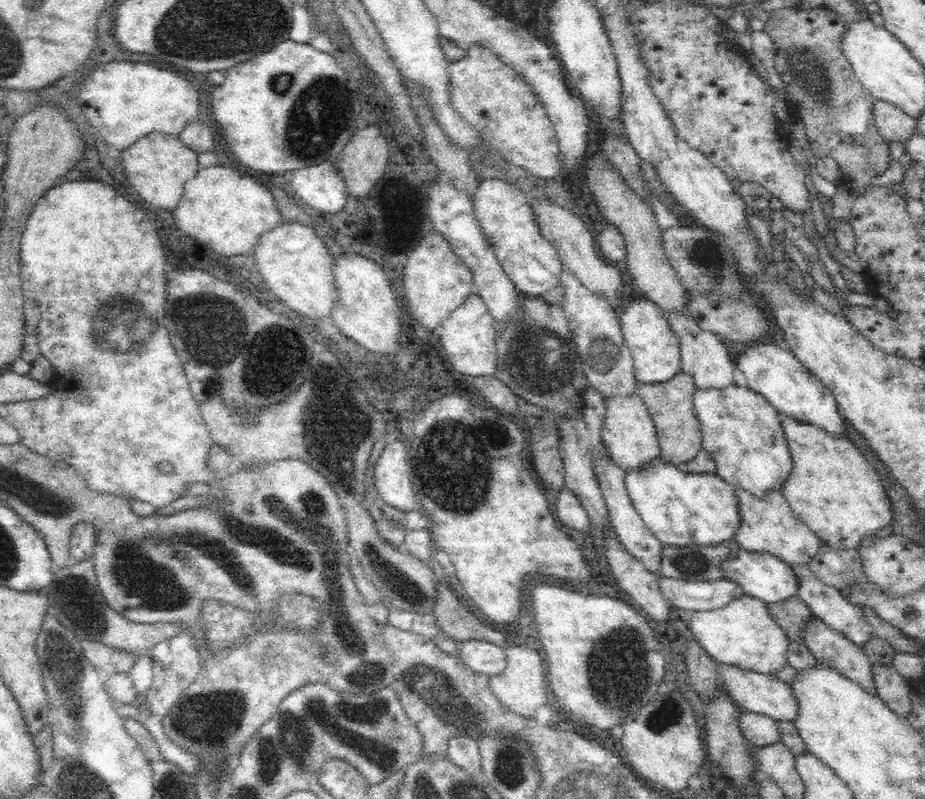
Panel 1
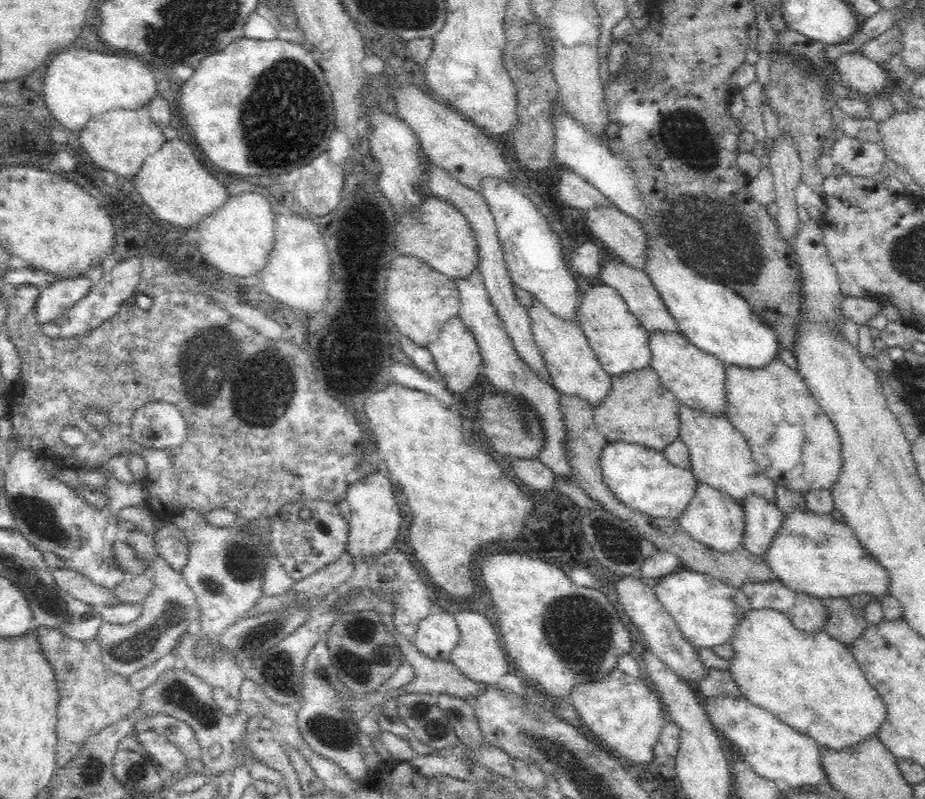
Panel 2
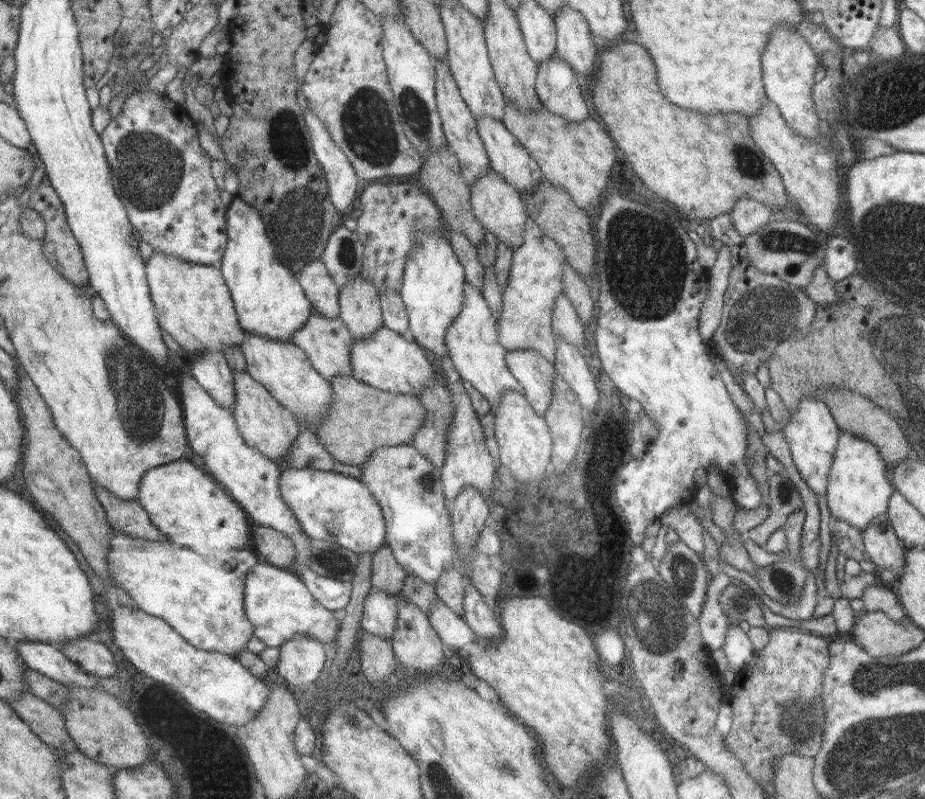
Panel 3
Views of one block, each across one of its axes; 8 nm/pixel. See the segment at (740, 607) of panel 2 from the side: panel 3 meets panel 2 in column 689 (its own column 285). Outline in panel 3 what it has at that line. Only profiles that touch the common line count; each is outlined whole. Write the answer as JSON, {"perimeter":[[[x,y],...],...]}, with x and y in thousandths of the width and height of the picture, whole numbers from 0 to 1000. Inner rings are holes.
{"perimeter":[[[286,701],[274,708],[267,718],[267,771],[278,786],[276,796],[291,811],[304,811],[323,791],[334,791],[347,798],[351,806],[358,806],[371,783],[366,768],[349,758],[349,753],[345,753],[336,736],[332,736],[332,731],[323,723],[323,718],[293,708]]]}

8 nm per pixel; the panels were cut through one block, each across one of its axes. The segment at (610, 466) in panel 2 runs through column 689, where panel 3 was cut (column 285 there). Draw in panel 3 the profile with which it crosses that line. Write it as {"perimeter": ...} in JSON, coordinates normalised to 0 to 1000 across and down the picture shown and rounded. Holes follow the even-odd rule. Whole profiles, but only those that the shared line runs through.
{"perimeter":[[[315,586],[306,591],[302,611],[315,641],[332,661],[334,671],[345,678],[362,678],[384,691],[405,691],[416,681],[418,653],[414,636],[410,636],[410,628],[405,628],[405,621],[388,598],[358,588]]]}

